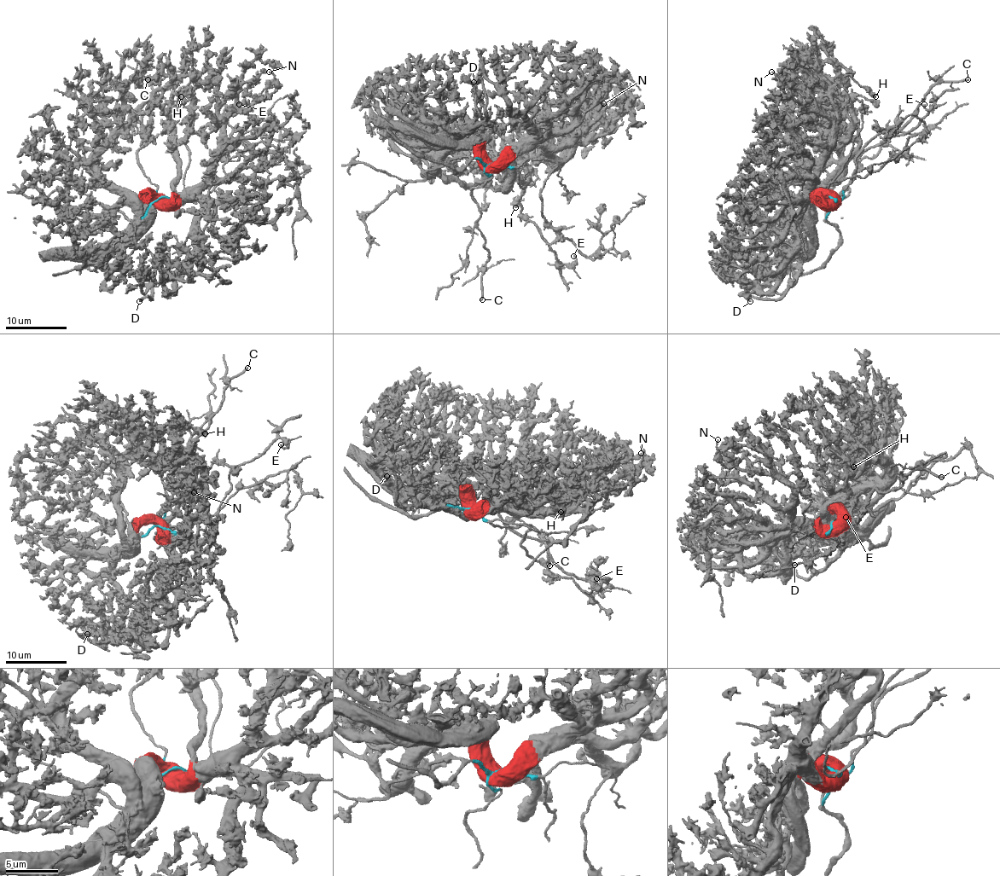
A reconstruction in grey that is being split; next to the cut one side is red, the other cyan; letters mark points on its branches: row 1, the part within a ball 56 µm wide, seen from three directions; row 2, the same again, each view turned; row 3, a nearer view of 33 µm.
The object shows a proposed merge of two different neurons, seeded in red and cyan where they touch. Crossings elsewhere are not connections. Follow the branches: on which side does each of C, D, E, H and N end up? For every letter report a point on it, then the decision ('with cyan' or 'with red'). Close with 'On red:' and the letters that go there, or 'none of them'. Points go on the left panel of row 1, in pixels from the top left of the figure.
C: (148, 79) | with cyan
D: (139, 301) | with red
E: (239, 104) | with cyan
H: (181, 96) | with red
N: (269, 72) | with red
On red: D, H, N

